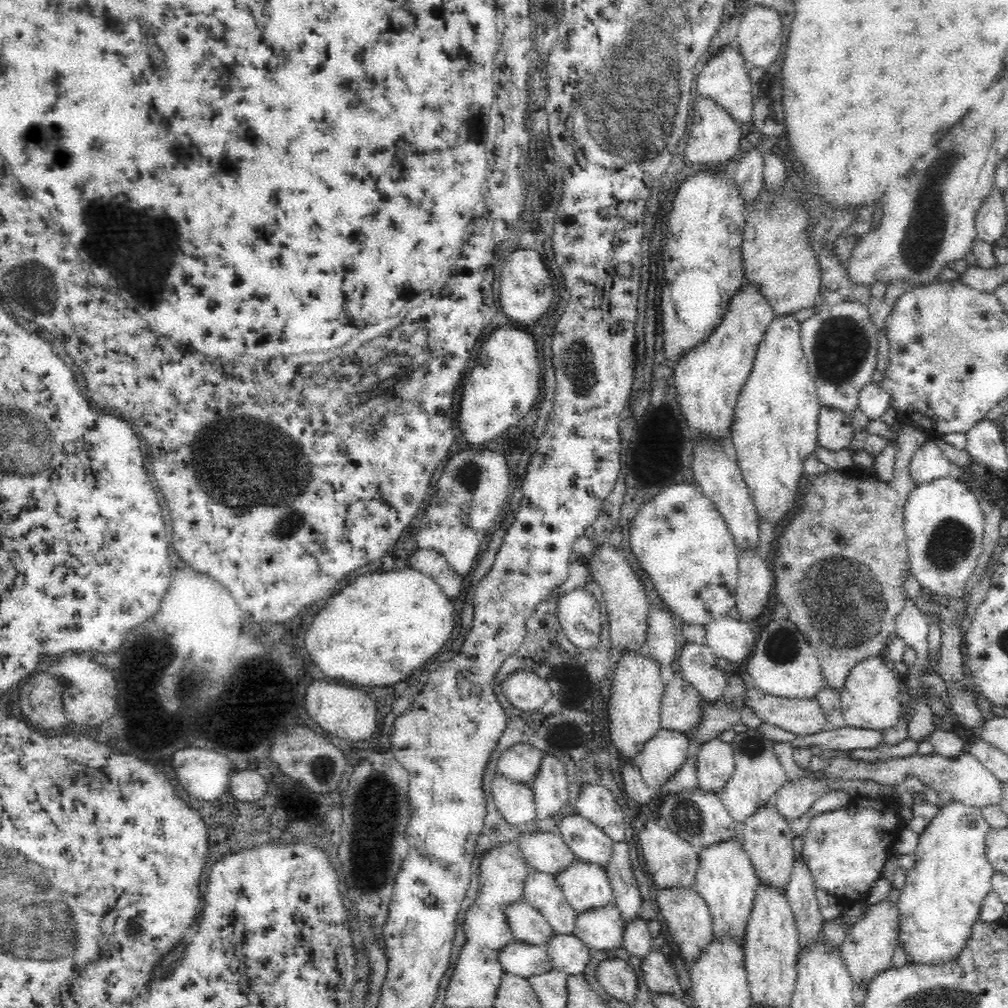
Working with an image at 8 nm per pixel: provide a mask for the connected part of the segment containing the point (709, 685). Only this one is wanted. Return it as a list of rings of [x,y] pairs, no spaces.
[[[686,643],[679,655],[680,675],[700,693],[704,703],[718,702],[728,684],[727,671],[718,669],[714,659],[706,643]]]

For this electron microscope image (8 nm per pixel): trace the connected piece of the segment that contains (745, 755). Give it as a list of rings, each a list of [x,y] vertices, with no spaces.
[[[747,728],[744,732],[736,733],[732,743],[732,754],[735,770],[732,778],[724,787],[720,802],[724,804],[732,821],[739,827],[747,822],[748,818],[756,815],[761,808],[768,807],[773,796],[787,781],[784,769],[774,753],[774,741],[766,738],[758,729]]]

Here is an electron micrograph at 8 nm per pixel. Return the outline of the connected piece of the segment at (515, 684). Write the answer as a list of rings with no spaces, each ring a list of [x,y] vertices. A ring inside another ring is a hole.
[[[518,669],[510,673],[500,688],[512,705],[522,710],[537,709],[552,694],[549,685],[532,670]]]

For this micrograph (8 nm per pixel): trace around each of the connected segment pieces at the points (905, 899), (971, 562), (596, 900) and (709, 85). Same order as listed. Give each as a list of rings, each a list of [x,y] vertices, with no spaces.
[[[948,800],[948,806],[940,808],[935,817],[926,827],[924,832],[919,835],[919,844],[917,845],[917,850],[915,853],[916,863],[908,871],[905,886],[901,888],[900,900],[898,900],[897,907],[897,947],[902,948],[904,956],[908,959],[910,965],[924,965],[926,967],[936,967],[951,964],[956,960],[959,960],[960,954],[964,951],[967,946],[967,940],[972,934],[972,926],[979,920],[980,908],[982,908],[982,903],[985,897],[992,891],[991,881],[995,872],[992,866],[988,863],[986,855],[984,855],[984,838],[988,834],[990,827],[988,823],[982,818],[982,812],[978,808],[972,806],[966,806],[960,804],[955,800]]]
[[[961,477],[934,480],[914,487],[904,505],[903,529],[909,570],[921,588],[928,588],[932,594],[942,598],[964,598],[966,582],[976,574],[984,550],[984,510],[969,487]]]
[[[572,860],[553,876],[564,899],[576,911],[582,912],[613,901],[612,889],[605,867],[590,862]]]
[[[730,46],[722,47],[722,50],[719,50],[709,58],[704,68],[698,73],[696,82],[694,82],[697,96],[712,100],[732,120],[735,120],[736,124],[741,122],[742,124],[751,123],[752,97],[750,81],[747,75],[748,69],[738,49]]]

